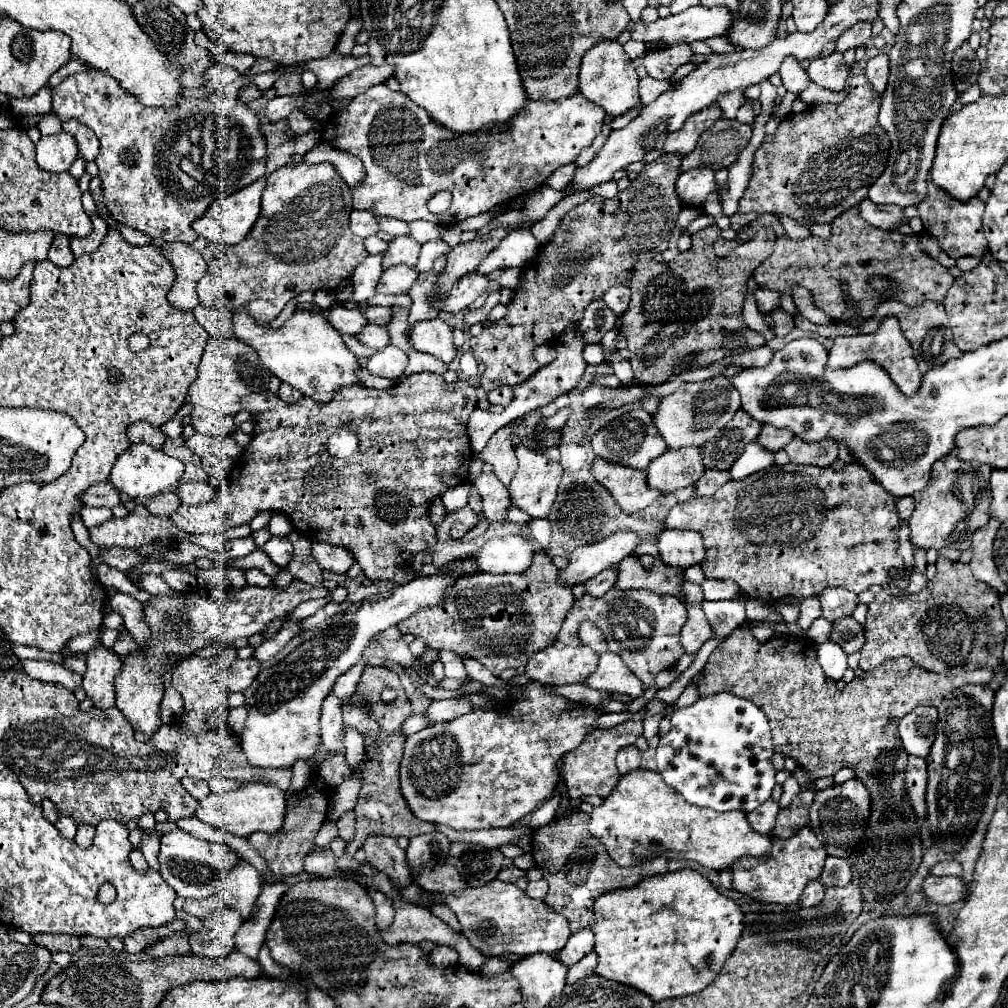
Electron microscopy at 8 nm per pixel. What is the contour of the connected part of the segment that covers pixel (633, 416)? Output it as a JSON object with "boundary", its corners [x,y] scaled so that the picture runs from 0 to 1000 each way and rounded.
{"boundary":[[[638,405],[624,407],[616,411],[614,415],[606,417],[600,425],[596,425],[588,435],[586,435],[586,444],[592,454],[598,454],[608,460],[618,460],[624,464],[634,464],[640,466],[652,452],[656,452],[662,446],[660,437],[656,435],[654,427],[648,423],[648,413],[640,409]]]}

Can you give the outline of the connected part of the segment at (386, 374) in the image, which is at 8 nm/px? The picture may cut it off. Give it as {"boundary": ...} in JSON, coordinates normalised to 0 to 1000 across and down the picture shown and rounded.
{"boundary":[[[384,343],[378,349],[372,349],[366,359],[364,359],[364,367],[370,373],[378,373],[378,375],[396,375],[400,373],[402,365],[404,365],[404,349],[394,345],[394,343]]]}

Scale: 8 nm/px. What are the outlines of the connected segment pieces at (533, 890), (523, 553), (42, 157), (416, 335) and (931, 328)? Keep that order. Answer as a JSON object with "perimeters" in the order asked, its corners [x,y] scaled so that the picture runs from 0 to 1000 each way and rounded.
{"perimeters":[[[[533,873],[533,875],[525,875],[523,881],[521,881],[523,889],[525,891],[531,891],[531,893],[539,893],[543,889],[543,875],[541,873]]],[[[499,532],[483,536],[469,556],[477,567],[519,569],[529,556],[529,542],[517,532]]],[[[68,133],[41,135],[37,141],[37,163],[47,171],[66,171],[76,157],[76,145]]],[[[436,315],[426,319],[414,319],[406,335],[412,347],[430,351],[439,359],[447,359],[453,353],[453,343],[449,341],[449,329]]],[[[880,298],[876,302],[872,302],[872,306],[868,308],[868,313],[862,315],[860,319],[856,319],[850,327],[854,331],[866,331],[874,317],[880,315],[880,313],[888,313],[892,315],[892,321],[894,321],[894,327],[896,327],[896,333],[902,337],[904,345],[906,345],[906,351],[912,359],[912,367],[914,369],[920,369],[922,365],[930,365],[930,363],[936,363],[938,359],[945,357],[945,355],[953,355],[955,349],[949,345],[949,341],[945,339],[945,333],[941,331],[941,321],[939,321],[939,312],[938,312],[938,306],[934,302],[928,302],[928,300],[916,300],[914,304],[908,304],[908,306],[902,306],[894,300],[888,300],[888,298]]]]}

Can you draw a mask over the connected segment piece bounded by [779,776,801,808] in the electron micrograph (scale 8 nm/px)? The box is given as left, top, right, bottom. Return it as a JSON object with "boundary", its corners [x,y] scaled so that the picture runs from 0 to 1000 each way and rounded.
{"boundary":[[[783,770],[781,776],[777,778],[777,790],[775,790],[775,794],[773,794],[773,800],[775,800],[775,802],[777,802],[777,800],[783,800],[793,786],[795,786],[795,780],[793,780],[791,772],[789,772],[789,770]]]}

